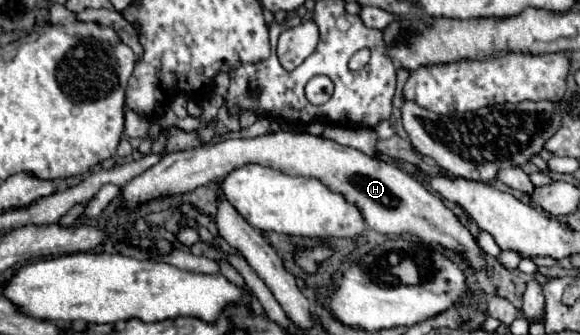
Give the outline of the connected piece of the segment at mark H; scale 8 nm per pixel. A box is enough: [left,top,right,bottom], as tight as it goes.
[123,131,485,269]

